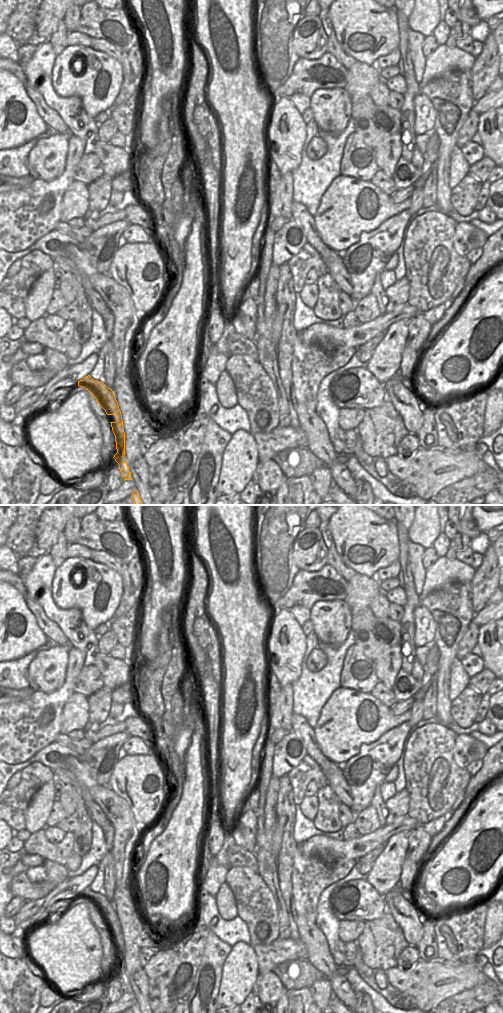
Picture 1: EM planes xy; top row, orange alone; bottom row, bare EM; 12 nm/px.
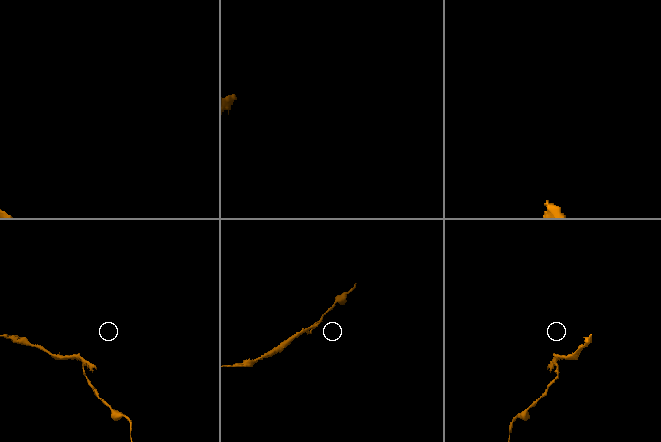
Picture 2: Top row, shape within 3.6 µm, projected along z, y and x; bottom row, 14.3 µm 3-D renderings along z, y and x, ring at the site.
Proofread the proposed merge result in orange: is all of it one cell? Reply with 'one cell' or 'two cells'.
two cells

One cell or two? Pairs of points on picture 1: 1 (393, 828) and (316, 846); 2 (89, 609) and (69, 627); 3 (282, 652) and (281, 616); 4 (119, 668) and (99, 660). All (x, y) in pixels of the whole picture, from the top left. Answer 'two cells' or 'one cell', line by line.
1: one cell
2: two cells
3: one cell
4: one cell

